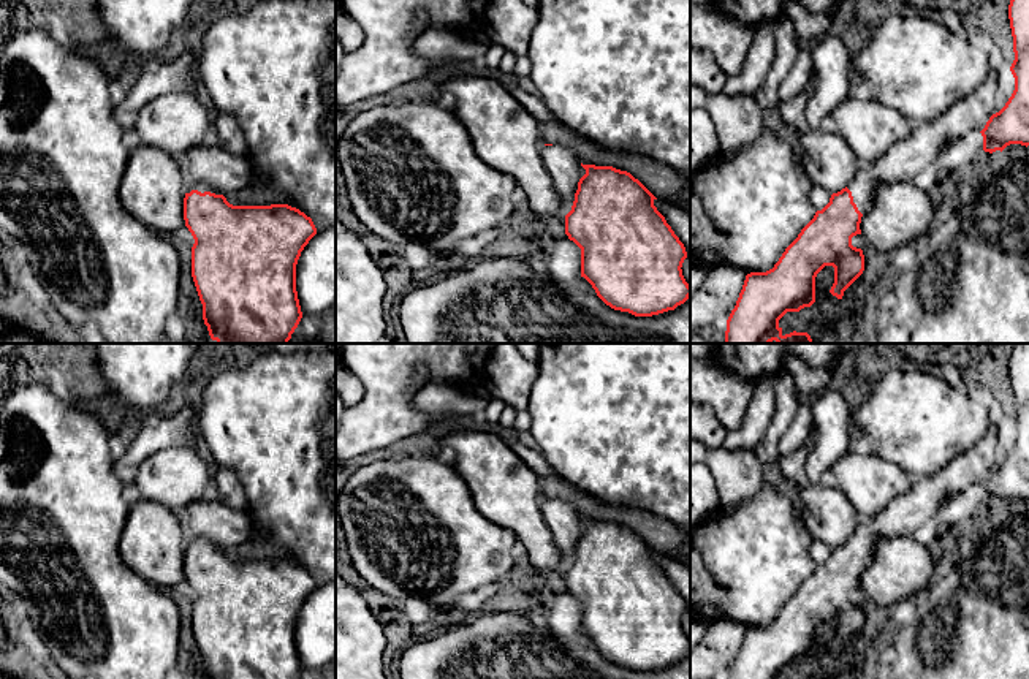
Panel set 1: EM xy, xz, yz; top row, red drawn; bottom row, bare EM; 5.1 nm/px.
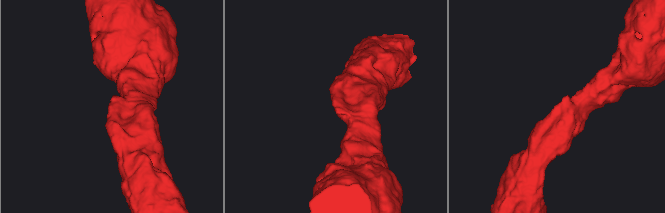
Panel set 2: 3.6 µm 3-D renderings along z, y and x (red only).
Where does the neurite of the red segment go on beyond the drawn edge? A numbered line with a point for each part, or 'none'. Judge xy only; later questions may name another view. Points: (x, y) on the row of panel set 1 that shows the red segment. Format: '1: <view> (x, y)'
1: xy (200, 187)

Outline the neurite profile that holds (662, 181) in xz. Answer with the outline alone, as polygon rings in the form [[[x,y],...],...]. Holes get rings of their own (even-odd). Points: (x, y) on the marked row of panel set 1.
[[[538,123],[541,144],[562,146],[570,149],[583,165],[613,166],[630,173],[638,179],[657,199],[668,201],[681,209],[687,207],[687,192],[690,177],[659,163],[643,154],[622,155],[603,150],[600,144],[573,135],[564,123]]]

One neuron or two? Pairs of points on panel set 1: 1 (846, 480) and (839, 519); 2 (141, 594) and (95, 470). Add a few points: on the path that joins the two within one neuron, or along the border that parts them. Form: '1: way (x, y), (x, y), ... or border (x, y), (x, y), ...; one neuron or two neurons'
1: border (828, 480), (857, 512); two neurons
2: way (110, 565), (95, 551), (95, 502); one neuron

